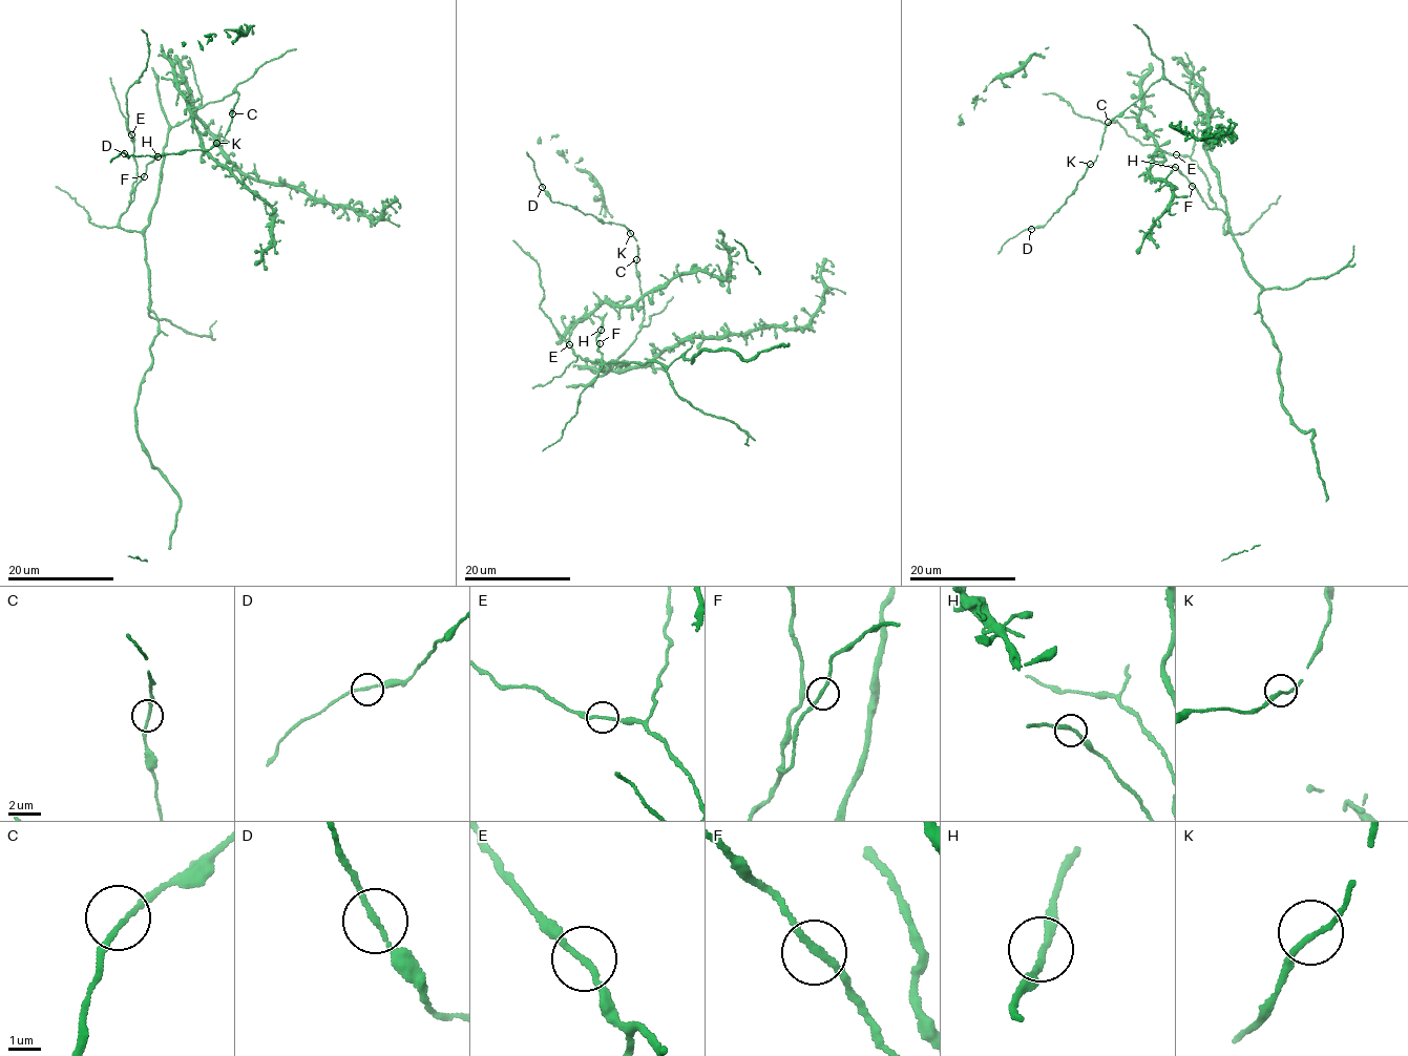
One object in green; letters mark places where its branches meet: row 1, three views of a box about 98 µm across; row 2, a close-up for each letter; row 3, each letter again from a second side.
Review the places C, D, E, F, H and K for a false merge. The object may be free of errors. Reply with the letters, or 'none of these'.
none of these

